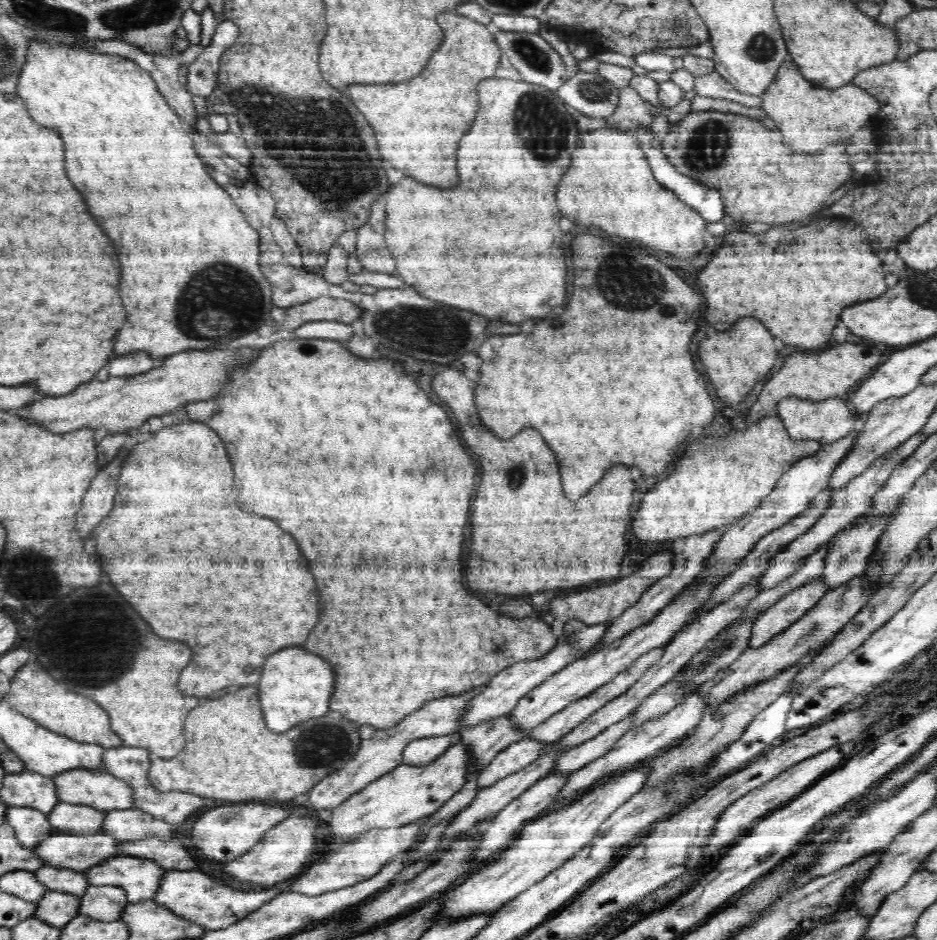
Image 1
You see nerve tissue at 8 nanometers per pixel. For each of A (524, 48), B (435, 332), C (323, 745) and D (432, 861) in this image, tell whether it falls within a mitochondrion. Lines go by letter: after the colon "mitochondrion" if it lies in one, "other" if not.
A: mitochondrion
B: mitochondrion
C: mitochondrion
D: other

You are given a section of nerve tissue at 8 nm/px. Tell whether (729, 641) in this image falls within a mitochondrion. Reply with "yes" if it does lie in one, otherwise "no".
yes

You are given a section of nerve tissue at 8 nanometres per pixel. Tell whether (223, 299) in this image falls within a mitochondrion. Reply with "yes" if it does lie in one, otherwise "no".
yes

